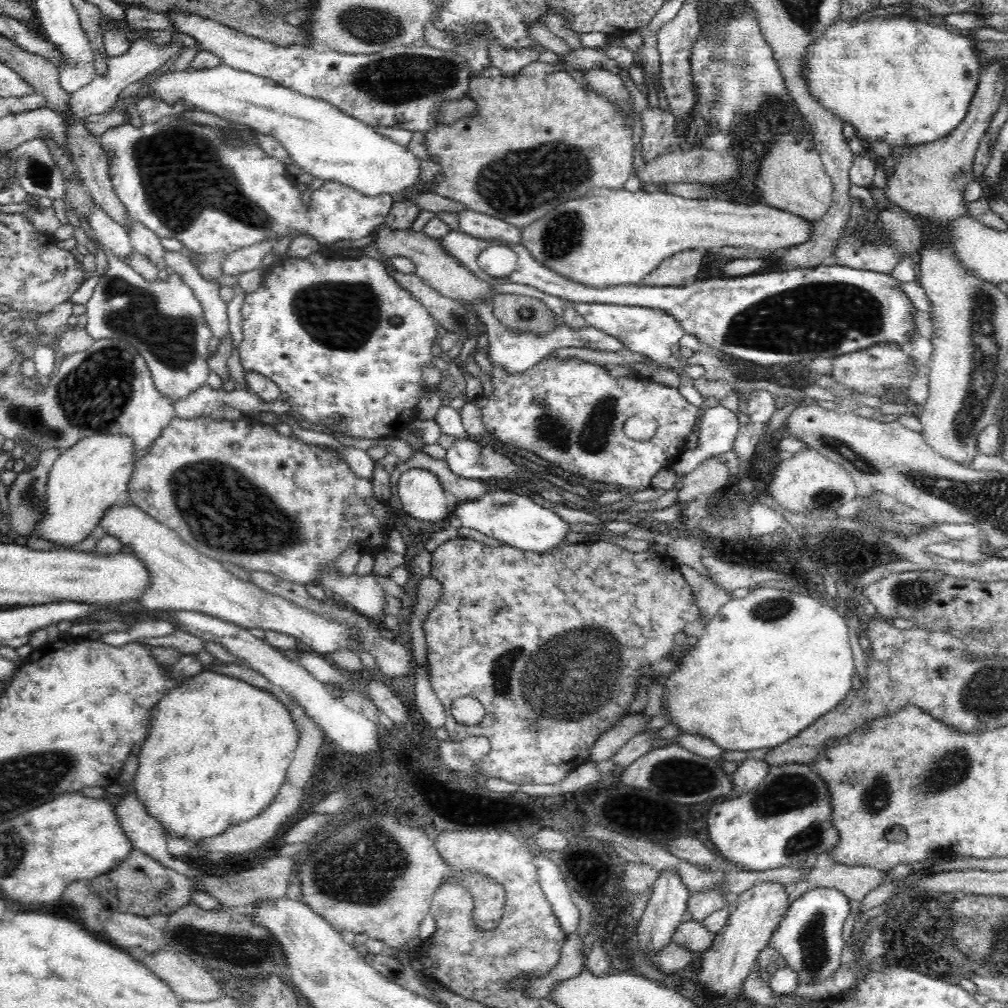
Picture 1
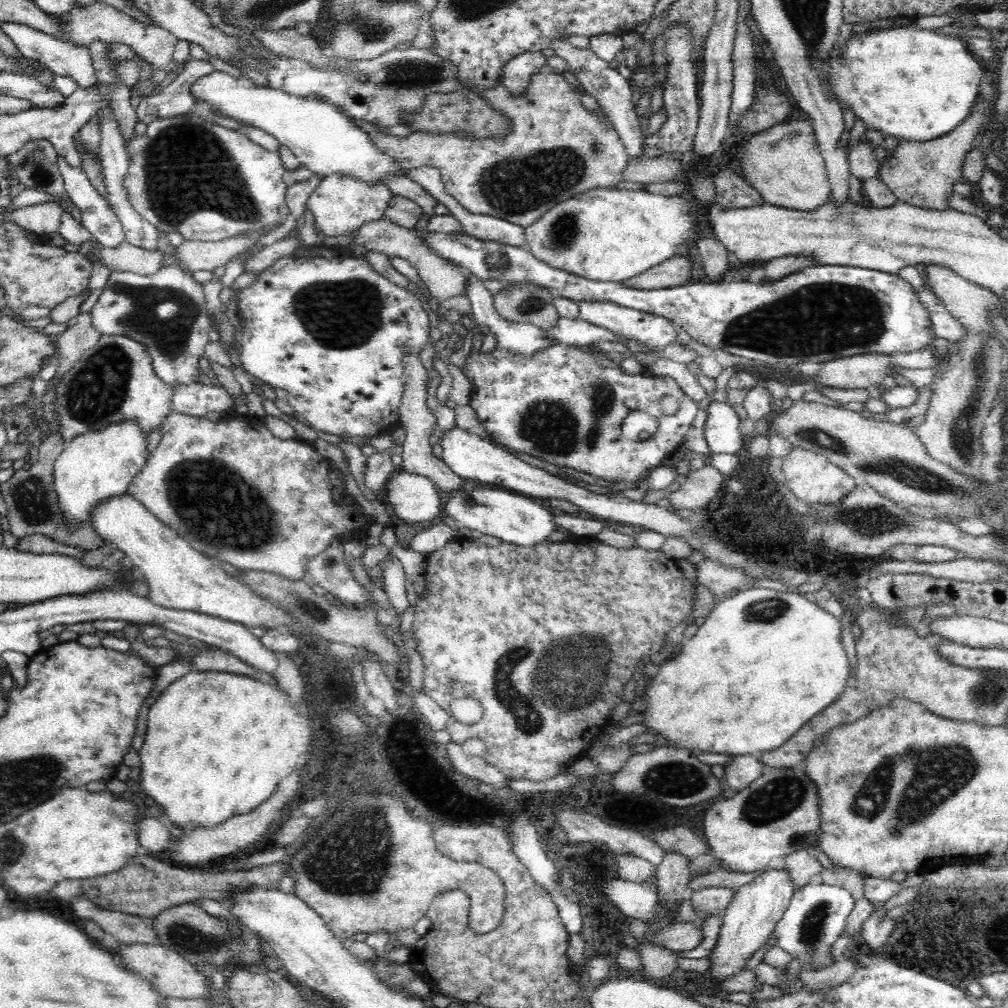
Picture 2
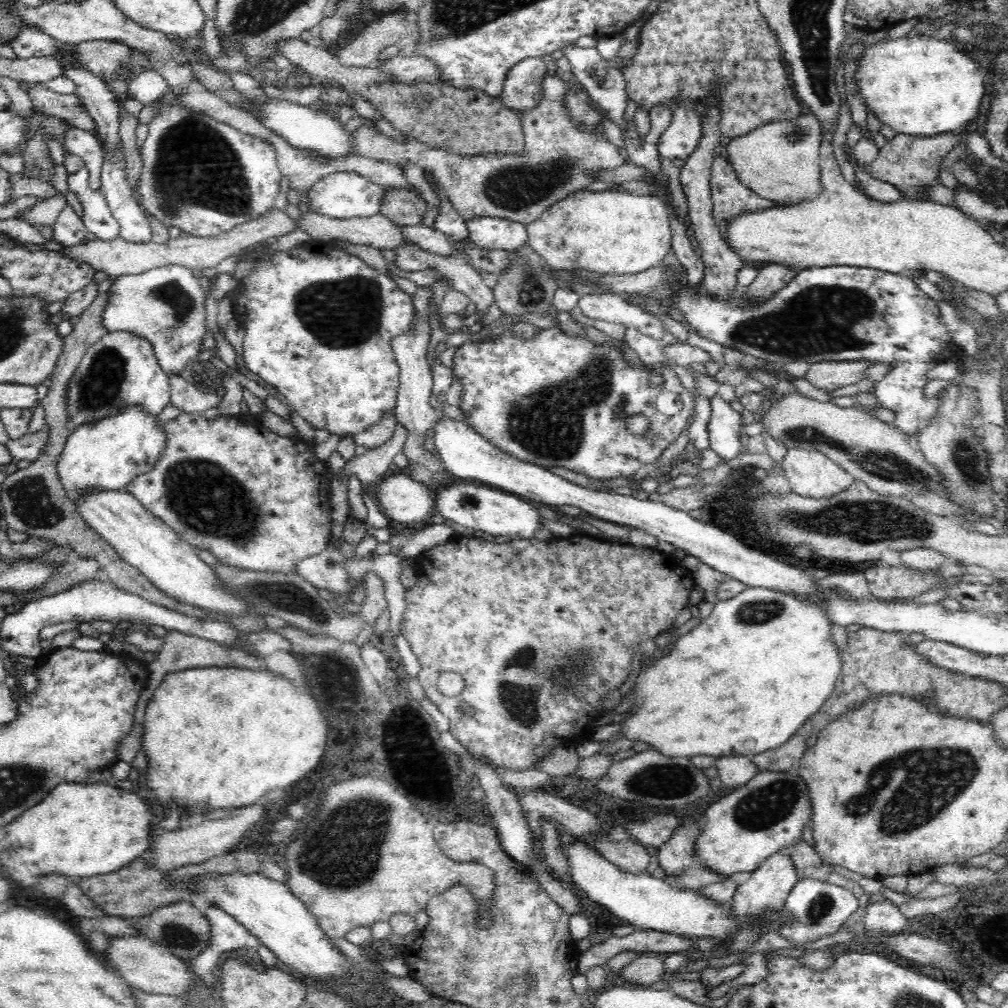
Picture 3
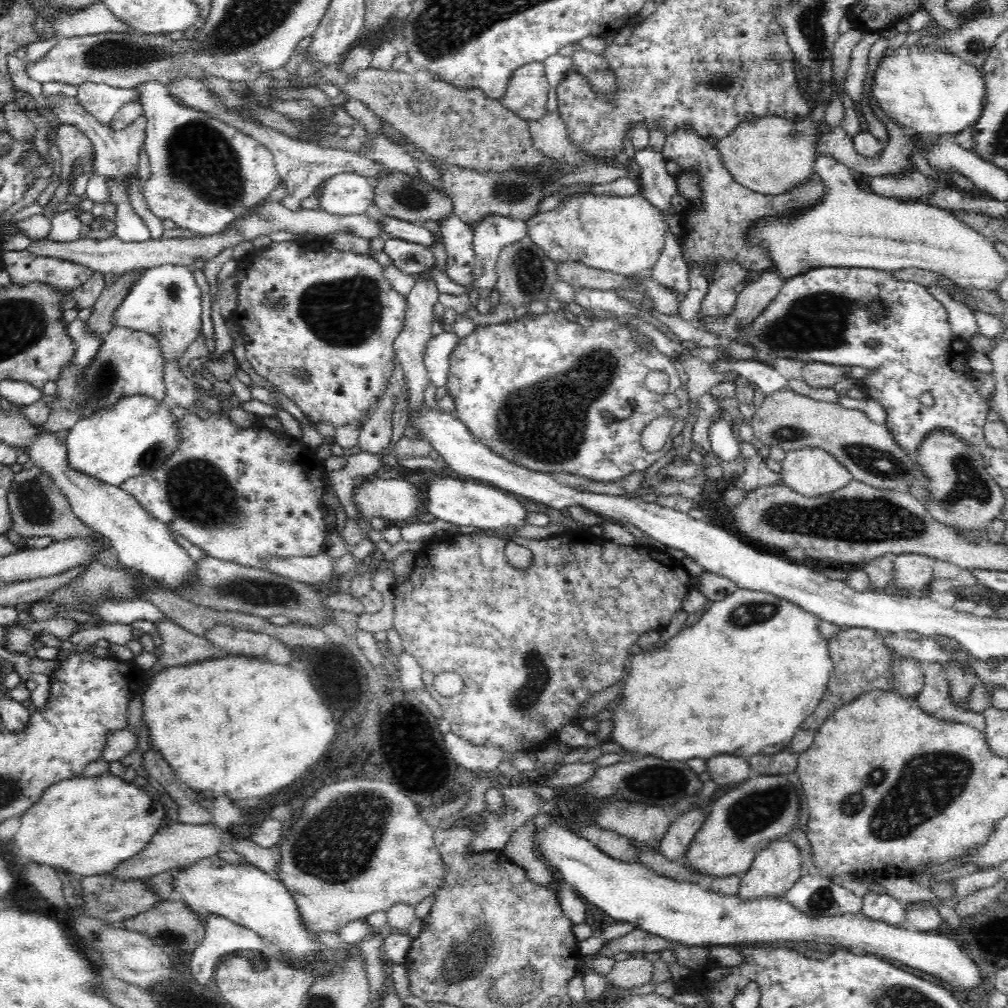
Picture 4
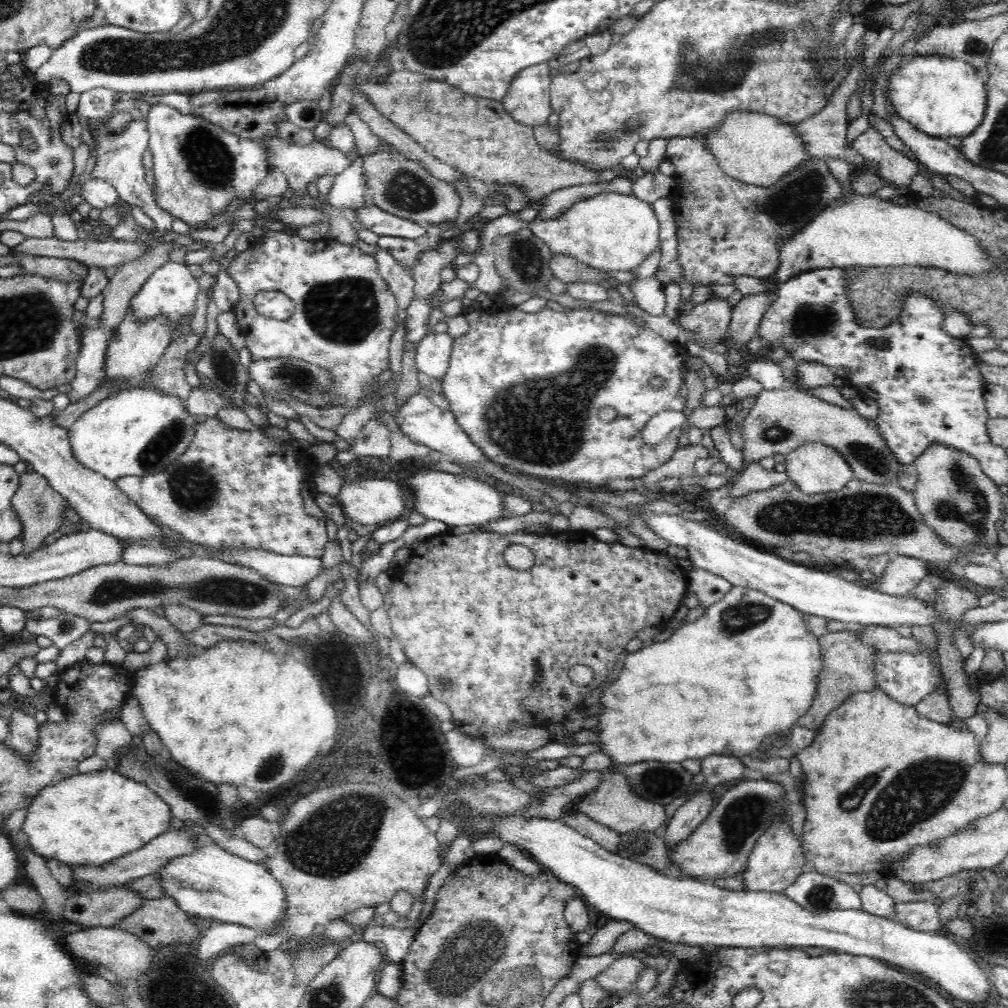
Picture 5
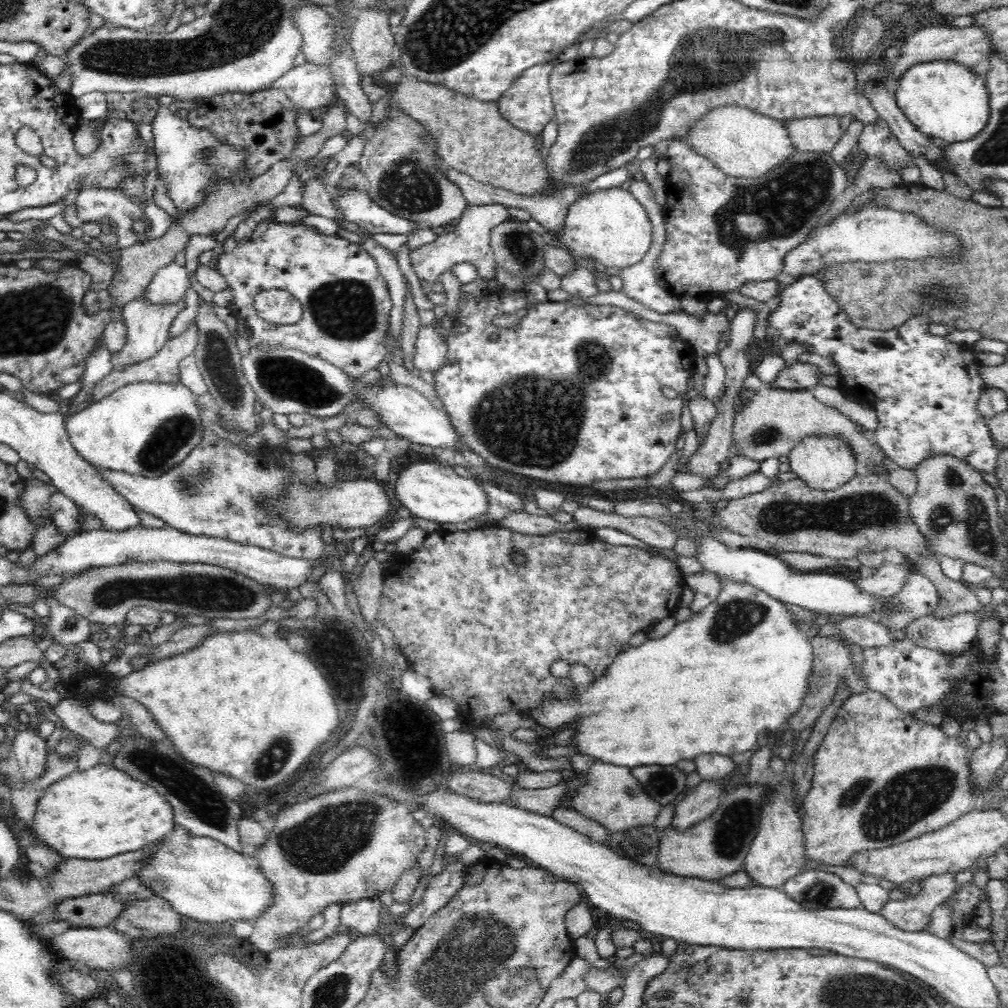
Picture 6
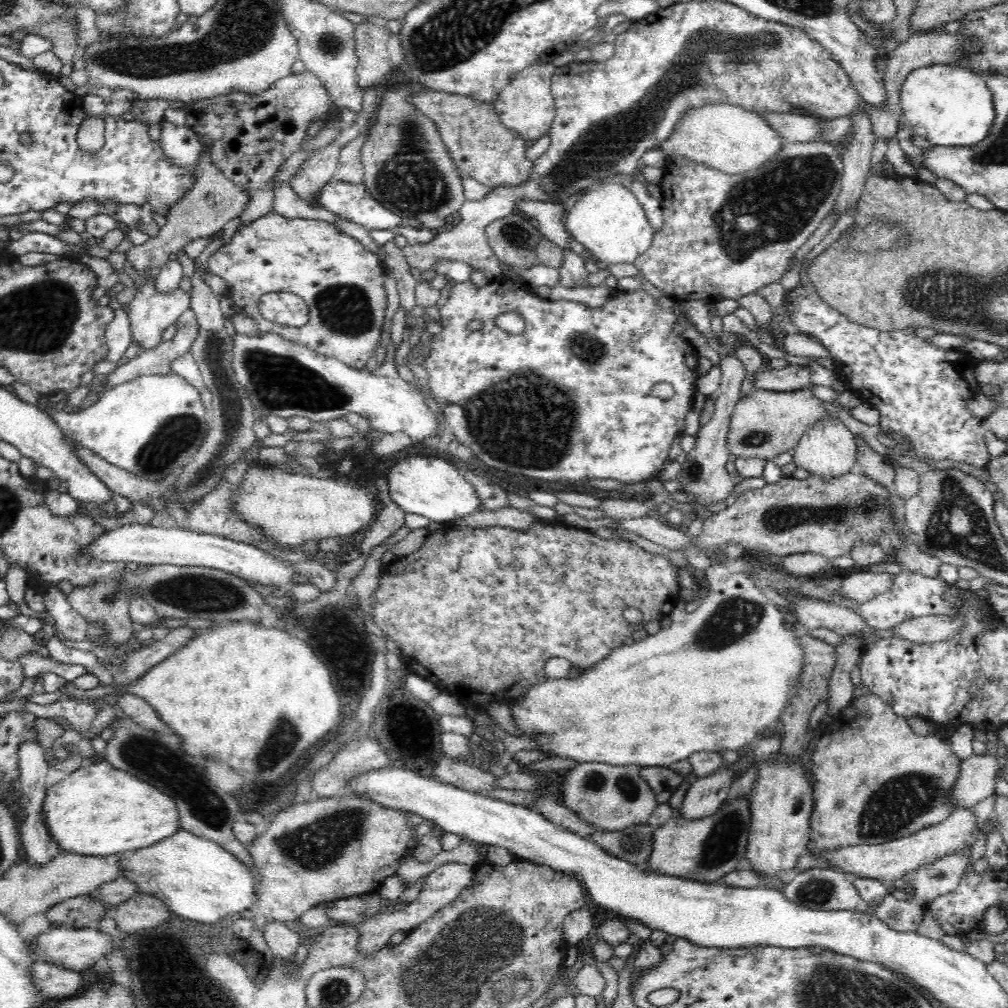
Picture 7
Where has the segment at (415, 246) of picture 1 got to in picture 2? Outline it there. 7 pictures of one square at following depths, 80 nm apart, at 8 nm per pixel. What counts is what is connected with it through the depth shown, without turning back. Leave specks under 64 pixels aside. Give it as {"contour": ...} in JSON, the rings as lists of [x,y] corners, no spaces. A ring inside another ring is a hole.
{"contour":[[[386,218],[380,220],[372,220],[366,222],[364,226],[360,226],[356,232],[346,234],[353,237],[351,244],[361,244],[367,249],[386,256],[399,256],[404,260],[409,260],[412,266],[416,267],[418,276],[425,282],[432,296],[442,302],[448,300],[452,296],[466,295],[466,272],[461,267],[455,265],[452,261],[441,257],[422,239],[422,235],[416,229],[407,229],[390,222]]]}

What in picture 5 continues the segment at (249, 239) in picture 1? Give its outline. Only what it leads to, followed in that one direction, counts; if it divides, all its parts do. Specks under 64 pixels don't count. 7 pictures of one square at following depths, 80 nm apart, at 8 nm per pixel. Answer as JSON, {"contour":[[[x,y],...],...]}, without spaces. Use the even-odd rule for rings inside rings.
{"contour":[[[153,104],[146,118],[149,132],[148,148],[152,153],[153,171],[155,176],[153,195],[156,204],[168,211],[168,214],[180,218],[188,226],[202,226],[210,222],[214,216],[222,214],[236,198],[246,200],[264,180],[264,176],[273,168],[274,161],[270,161],[265,148],[256,141],[238,137],[224,131],[208,119],[194,115],[194,112],[182,114],[180,110],[166,104]],[[358,157],[352,164],[339,172],[326,195],[327,204],[334,208],[347,208],[351,212],[364,204],[364,190],[366,190],[366,175],[364,159]]]}

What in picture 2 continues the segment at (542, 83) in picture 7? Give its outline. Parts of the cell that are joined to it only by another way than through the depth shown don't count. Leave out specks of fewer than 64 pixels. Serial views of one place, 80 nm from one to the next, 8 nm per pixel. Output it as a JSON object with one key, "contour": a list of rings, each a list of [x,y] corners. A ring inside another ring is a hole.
{"contour":[[[523,52],[504,63],[502,81],[512,95],[521,95],[529,85],[529,78],[542,65],[546,65],[546,57],[541,52]]]}

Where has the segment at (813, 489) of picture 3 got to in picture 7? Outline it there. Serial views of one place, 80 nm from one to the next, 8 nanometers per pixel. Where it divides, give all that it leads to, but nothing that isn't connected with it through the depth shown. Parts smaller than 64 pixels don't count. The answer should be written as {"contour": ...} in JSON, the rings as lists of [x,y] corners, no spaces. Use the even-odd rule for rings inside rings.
{"contour":[[[829,415],[824,421],[817,423],[813,428],[802,435],[797,447],[790,452],[799,470],[807,470],[812,476],[830,480],[850,473],[857,464],[856,452],[858,444],[856,437],[839,420]]]}

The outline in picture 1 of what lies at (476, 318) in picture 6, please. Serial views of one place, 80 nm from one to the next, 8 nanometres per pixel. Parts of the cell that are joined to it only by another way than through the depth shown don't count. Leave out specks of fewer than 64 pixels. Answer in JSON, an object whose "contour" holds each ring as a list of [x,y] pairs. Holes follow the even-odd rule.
{"contour":[[[548,356],[547,359],[543,362],[540,362],[540,365],[533,367],[530,370],[525,371],[524,373],[518,375],[510,375],[506,373],[506,370],[502,367],[493,367],[493,374],[491,380],[493,383],[494,391],[489,399],[486,399],[485,396],[481,396],[474,400],[476,405],[479,406],[482,412],[482,421],[486,426],[486,431],[488,431],[492,436],[500,438],[502,442],[510,442],[512,446],[522,448],[524,452],[532,452],[540,458],[544,458],[547,462],[551,462],[556,466],[560,466],[566,472],[575,474],[576,476],[586,476],[588,480],[592,480],[592,483],[602,483],[602,484],[611,484],[617,487],[634,489],[636,491],[643,491],[648,488],[651,488],[652,478],[656,472],[660,472],[662,469],[671,467],[673,461],[681,454],[682,451],[686,451],[686,438],[691,434],[693,427],[695,426],[696,418],[699,414],[699,407],[690,404],[686,401],[682,394],[680,394],[678,389],[672,387],[659,385],[652,380],[646,379],[641,376],[634,376],[632,378],[627,377],[617,377],[614,378],[610,376],[610,370],[596,365],[595,363],[586,363],[582,361],[576,361],[576,359],[569,359],[568,361],[558,361],[554,357]],[[534,398],[541,398],[547,402],[547,406],[540,406],[534,403]],[[634,416],[640,416],[644,419],[654,420],[658,428],[656,434],[647,441],[638,441],[630,439],[624,433],[624,426],[626,422],[633,418]]]}

